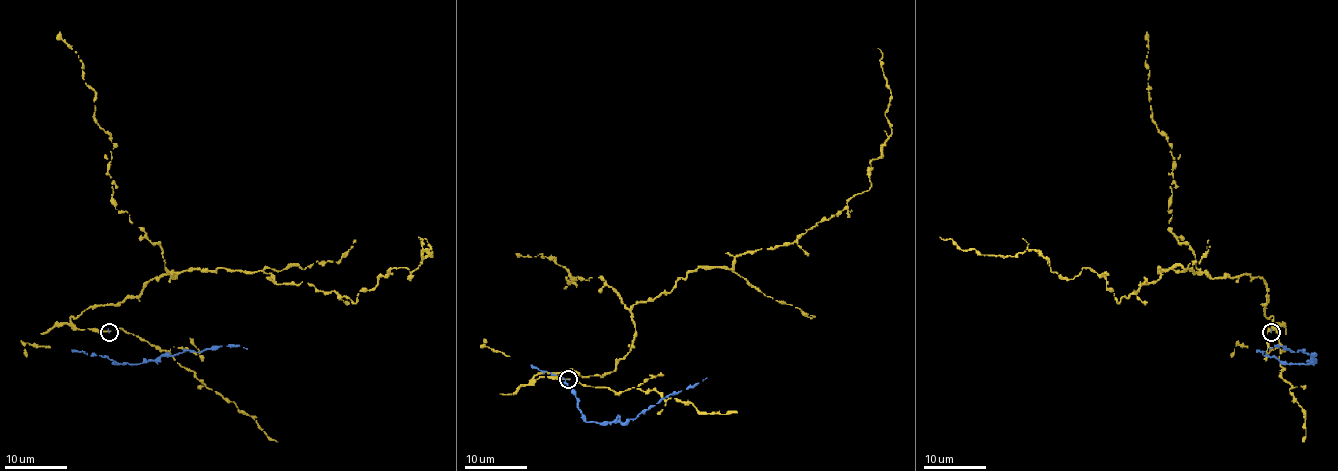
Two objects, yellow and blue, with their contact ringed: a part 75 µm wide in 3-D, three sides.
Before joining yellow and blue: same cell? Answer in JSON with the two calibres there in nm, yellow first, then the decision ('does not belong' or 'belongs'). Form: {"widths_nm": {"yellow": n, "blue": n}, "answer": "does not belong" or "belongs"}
{"widths_nm": {"yellow": 220, "blue": 140}, "answer": "belongs"}

